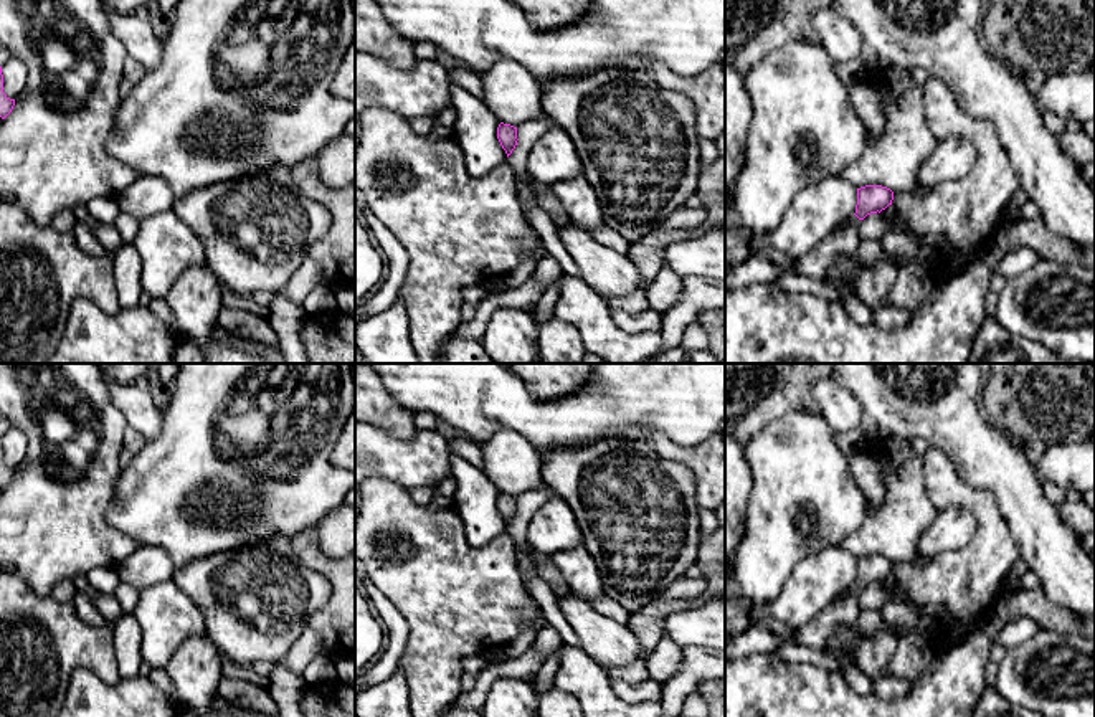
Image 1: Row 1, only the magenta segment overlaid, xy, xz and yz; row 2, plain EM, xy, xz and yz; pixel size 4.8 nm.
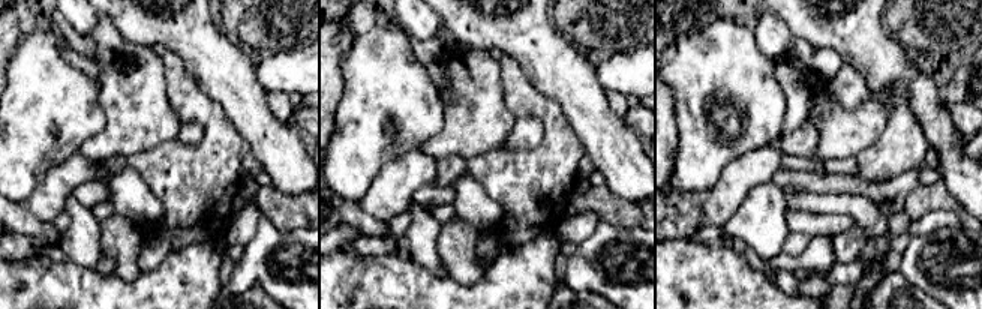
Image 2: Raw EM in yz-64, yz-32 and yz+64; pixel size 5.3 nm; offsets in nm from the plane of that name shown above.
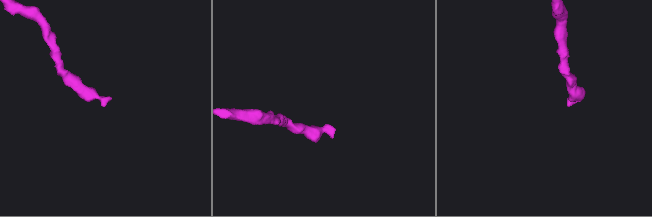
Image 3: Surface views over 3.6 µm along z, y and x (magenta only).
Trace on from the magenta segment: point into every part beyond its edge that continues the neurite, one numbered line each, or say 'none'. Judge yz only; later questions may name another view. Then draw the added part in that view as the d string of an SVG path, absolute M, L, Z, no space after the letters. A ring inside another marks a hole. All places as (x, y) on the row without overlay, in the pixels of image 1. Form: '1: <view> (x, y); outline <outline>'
1: yz (844, 608); outline M852 585L841 591L824 610L821 610L804 626L793 629L789 636L780 636L776 629L751 628L733 639L725 641L725 659L738 659L750 654L770 654L771 651L791 643L813 649L826 649L836 628L846 626L856 631L856 641L851 646L852 658L862 633L857 620L862 611L859 605L860 590Z

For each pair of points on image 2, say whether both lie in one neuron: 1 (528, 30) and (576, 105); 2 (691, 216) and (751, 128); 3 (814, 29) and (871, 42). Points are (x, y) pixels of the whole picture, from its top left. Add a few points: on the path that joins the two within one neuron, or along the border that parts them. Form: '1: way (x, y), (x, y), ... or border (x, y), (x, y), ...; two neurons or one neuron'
1: way (537, 48), (576, 87); one neuron
2: border (678, 191), (699, 198); two neurons
3: way (828, 29), (850, 29), (858, 36); one neuron

